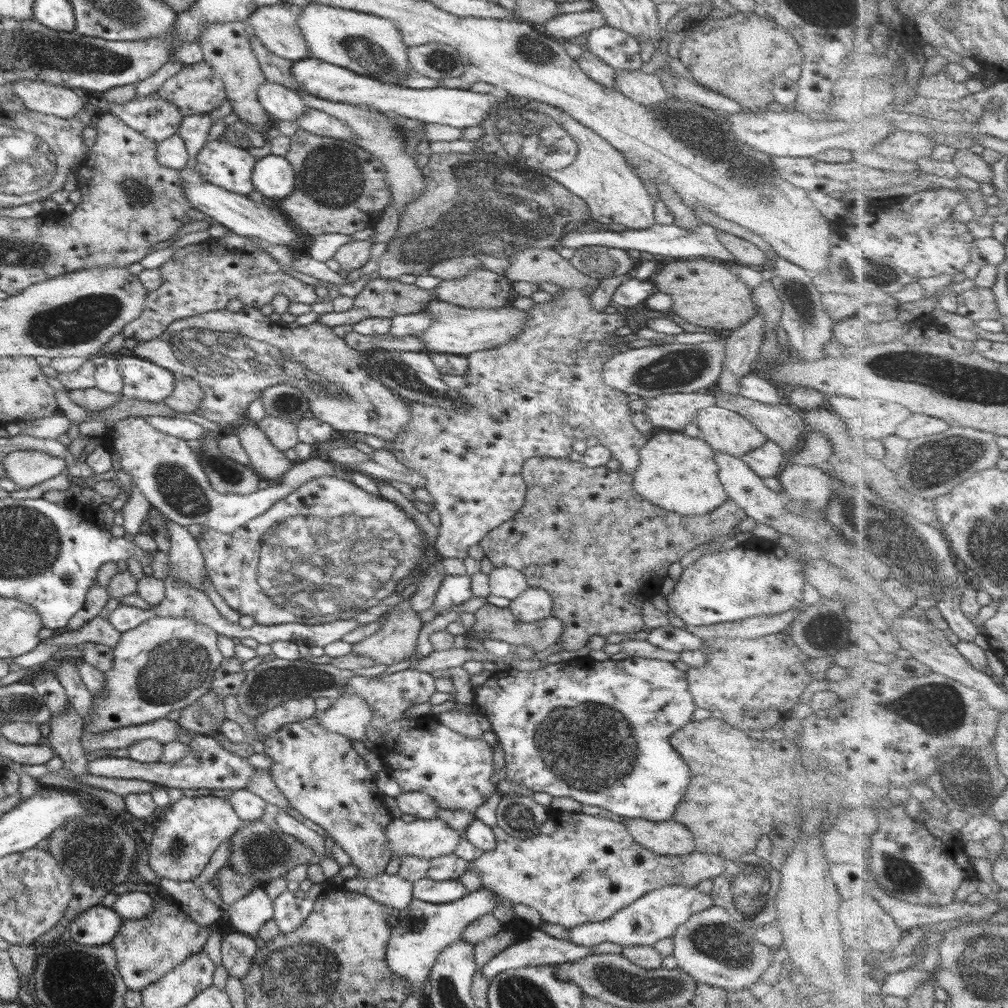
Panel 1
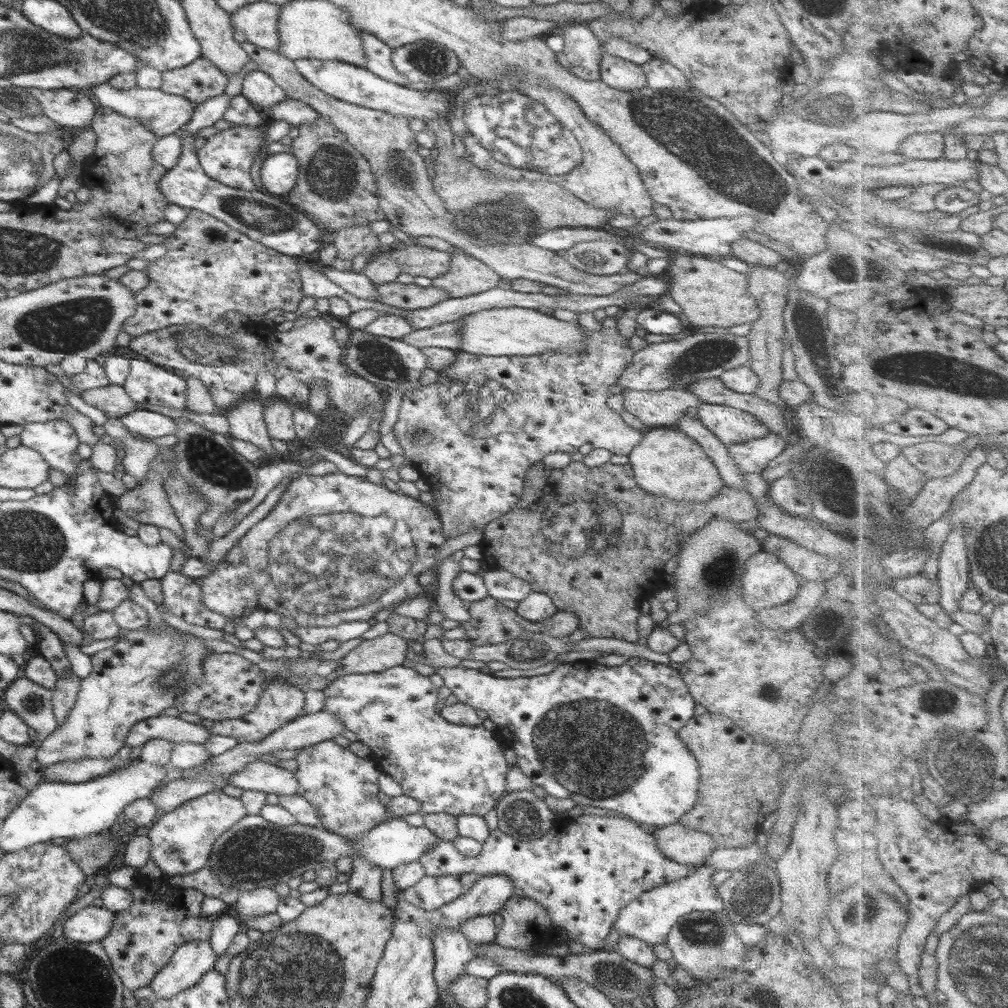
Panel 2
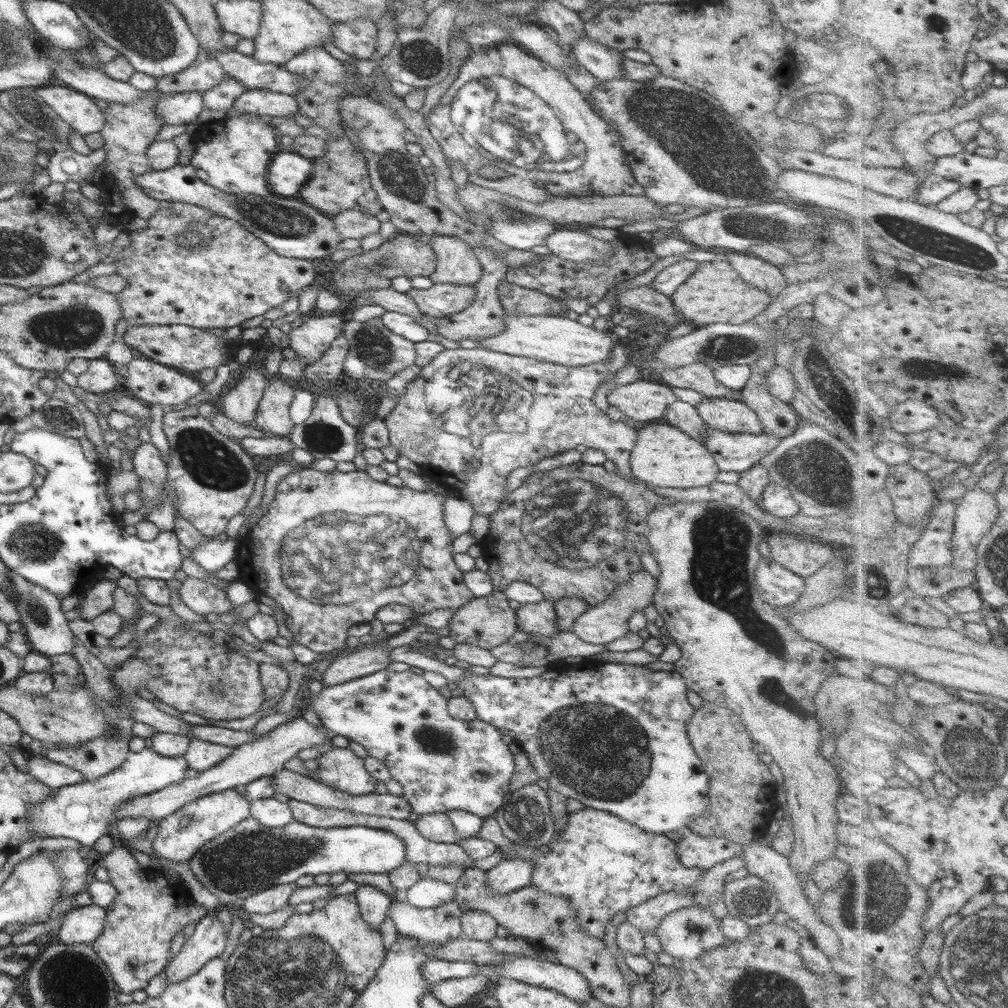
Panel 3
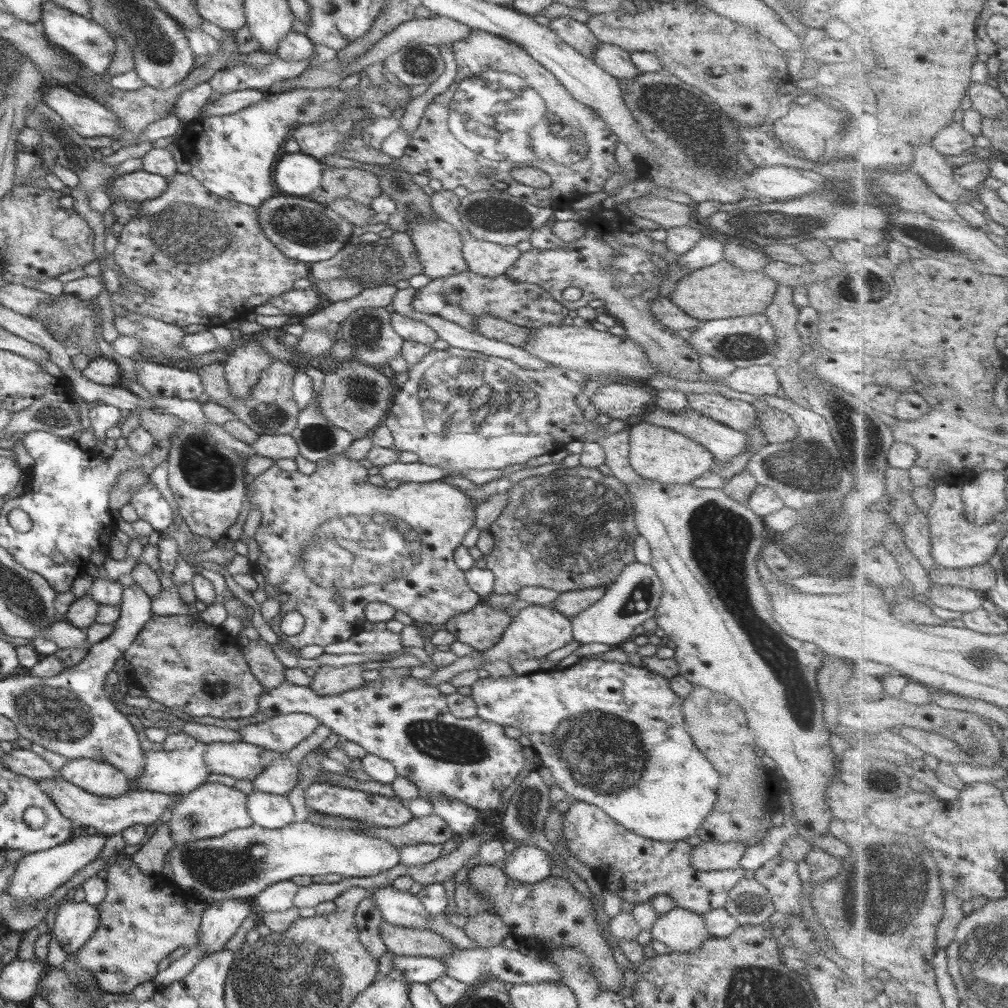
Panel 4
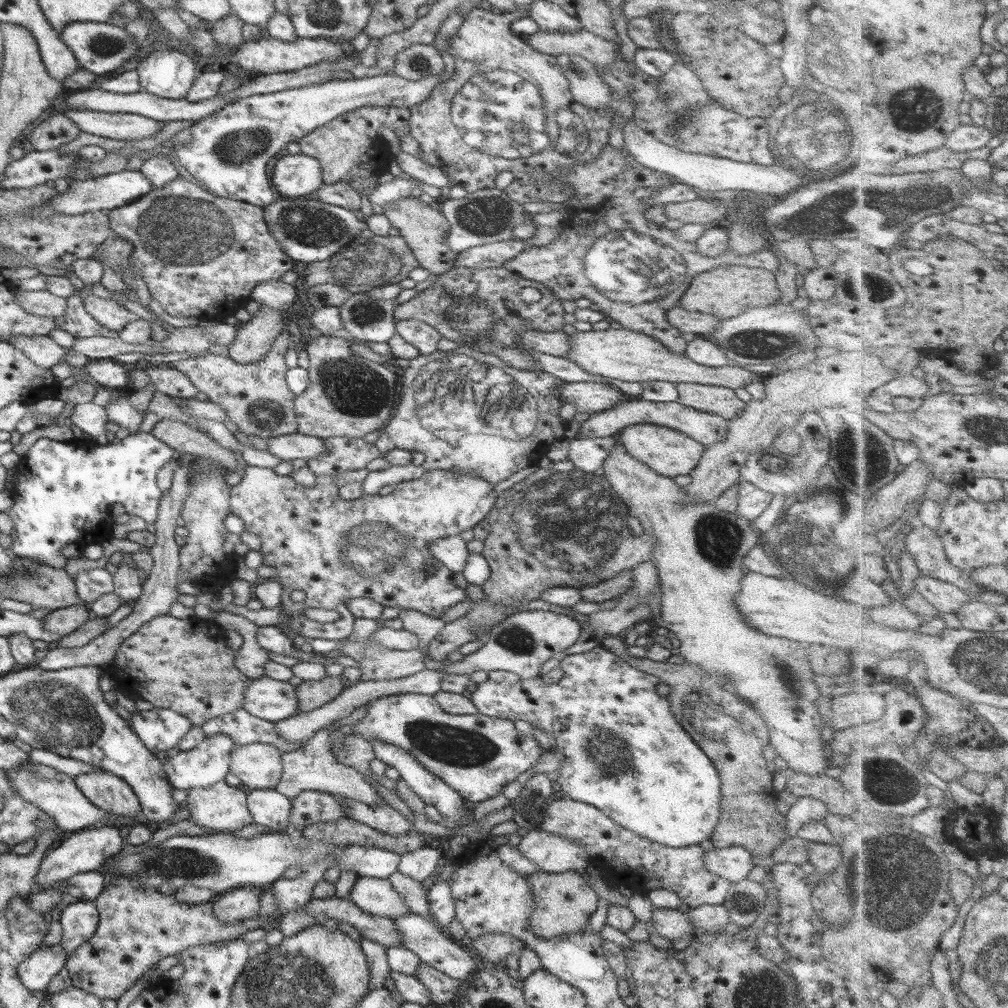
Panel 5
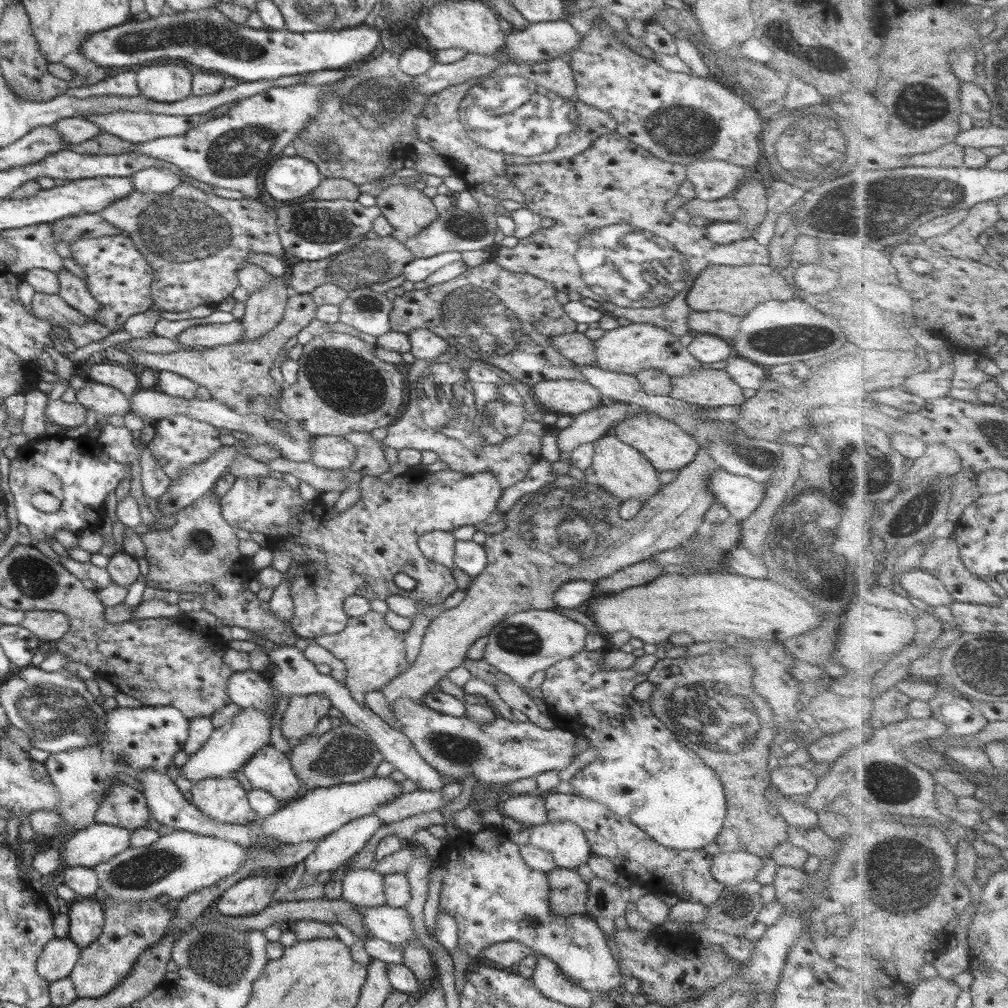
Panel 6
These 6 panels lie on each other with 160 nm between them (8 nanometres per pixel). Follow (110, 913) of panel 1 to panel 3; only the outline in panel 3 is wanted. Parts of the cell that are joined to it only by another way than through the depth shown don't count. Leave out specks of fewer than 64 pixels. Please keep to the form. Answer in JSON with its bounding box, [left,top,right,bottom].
[58,904,105,945]

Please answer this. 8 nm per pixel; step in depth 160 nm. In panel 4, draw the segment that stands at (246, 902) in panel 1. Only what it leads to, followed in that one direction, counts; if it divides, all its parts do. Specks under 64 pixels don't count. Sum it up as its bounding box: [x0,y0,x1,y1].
[250,880,298,913]

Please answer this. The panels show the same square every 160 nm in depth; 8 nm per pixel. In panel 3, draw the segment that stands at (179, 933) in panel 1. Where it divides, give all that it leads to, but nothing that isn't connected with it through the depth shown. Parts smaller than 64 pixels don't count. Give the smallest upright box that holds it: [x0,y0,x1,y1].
[90,844,210,994]

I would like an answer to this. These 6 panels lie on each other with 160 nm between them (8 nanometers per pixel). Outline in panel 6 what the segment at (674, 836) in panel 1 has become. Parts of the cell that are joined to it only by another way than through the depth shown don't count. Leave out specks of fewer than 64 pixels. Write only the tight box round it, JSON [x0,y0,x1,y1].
[710,852,767,886]

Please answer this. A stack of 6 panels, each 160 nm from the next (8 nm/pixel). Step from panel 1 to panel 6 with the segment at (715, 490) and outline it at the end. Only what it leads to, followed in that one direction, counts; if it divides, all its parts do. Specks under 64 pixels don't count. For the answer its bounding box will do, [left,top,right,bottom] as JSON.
[614,413,700,471]

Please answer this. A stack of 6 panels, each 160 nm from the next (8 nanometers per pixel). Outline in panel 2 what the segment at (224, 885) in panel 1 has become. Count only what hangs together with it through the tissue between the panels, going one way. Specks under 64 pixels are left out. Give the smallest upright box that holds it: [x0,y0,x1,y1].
[160,867,238,905]

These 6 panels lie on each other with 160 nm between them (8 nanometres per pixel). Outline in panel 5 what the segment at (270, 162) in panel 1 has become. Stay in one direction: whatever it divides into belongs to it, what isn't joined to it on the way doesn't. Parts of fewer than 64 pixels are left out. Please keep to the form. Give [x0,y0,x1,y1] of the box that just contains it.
[270,153,323,197]

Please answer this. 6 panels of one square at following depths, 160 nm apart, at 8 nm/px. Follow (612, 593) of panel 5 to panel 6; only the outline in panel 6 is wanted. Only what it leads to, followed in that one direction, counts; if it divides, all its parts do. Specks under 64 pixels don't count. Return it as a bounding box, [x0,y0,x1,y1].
[594,559,663,596]

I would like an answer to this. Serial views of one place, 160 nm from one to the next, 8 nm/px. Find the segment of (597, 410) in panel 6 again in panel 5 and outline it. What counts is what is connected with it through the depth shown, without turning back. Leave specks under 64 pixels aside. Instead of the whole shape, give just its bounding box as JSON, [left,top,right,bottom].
[578,398,727,448]

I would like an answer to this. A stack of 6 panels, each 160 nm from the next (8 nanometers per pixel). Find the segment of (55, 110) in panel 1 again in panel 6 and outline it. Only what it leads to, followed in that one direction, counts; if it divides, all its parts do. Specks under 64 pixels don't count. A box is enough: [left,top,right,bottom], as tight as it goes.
[85,111,210,145]

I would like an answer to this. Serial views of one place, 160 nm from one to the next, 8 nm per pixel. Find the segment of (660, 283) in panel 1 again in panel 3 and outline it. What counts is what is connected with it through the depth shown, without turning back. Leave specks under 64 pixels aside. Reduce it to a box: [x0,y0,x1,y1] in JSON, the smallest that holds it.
[670,261,772,327]

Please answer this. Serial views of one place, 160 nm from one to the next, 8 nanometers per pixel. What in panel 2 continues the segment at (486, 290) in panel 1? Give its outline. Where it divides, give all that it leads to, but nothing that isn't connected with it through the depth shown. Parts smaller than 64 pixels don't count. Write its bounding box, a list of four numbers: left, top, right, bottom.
[431,249,499,298]

